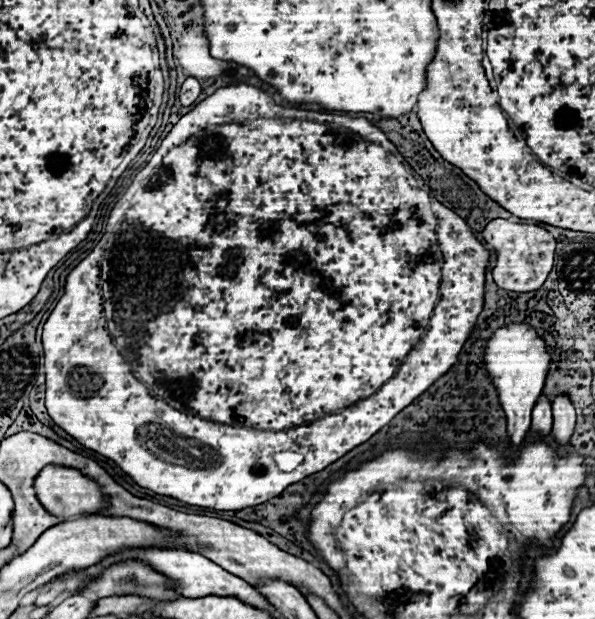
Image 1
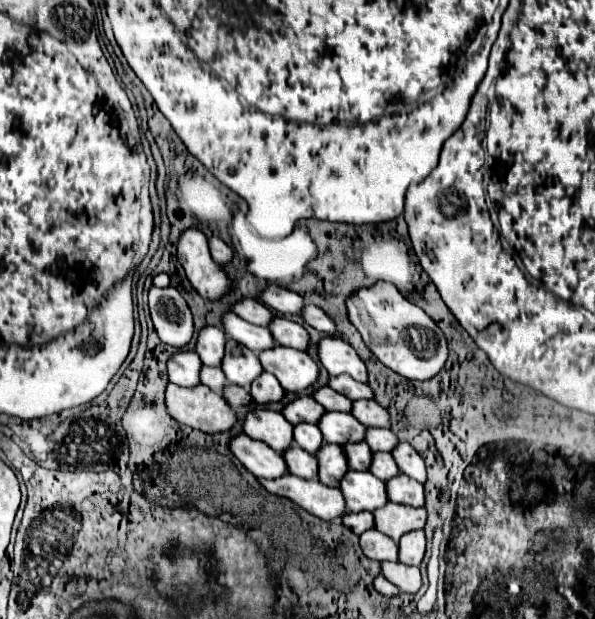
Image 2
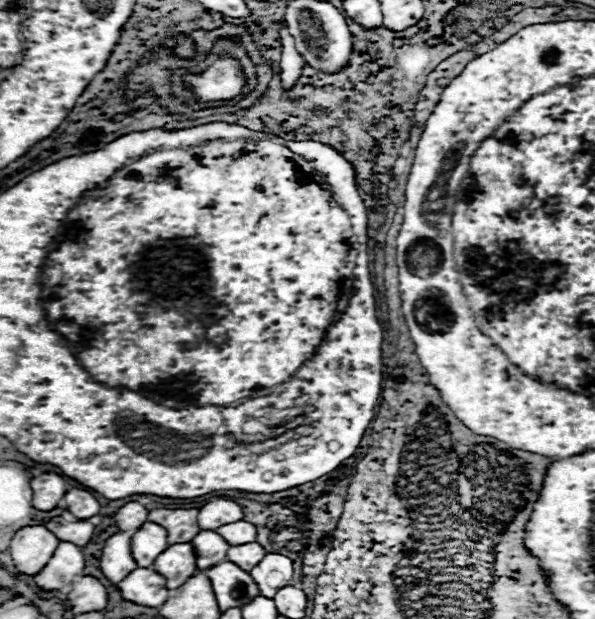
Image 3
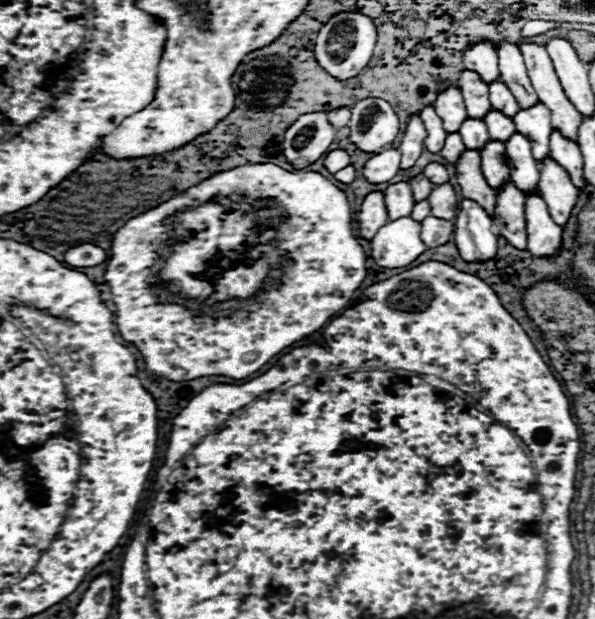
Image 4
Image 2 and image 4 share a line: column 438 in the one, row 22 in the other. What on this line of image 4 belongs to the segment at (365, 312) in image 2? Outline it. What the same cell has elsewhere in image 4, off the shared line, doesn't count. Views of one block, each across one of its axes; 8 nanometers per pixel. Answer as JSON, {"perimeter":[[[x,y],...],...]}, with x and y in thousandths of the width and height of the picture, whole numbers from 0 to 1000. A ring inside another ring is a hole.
{"perimeter":[[[568,23],[561,26],[534,55],[531,74],[528,74],[528,90],[534,103],[565,129],[588,129],[598,120],[605,120],[608,110],[625,94],[632,74],[632,42],[622,36],[622,29],[605,26],[605,23]]]}

